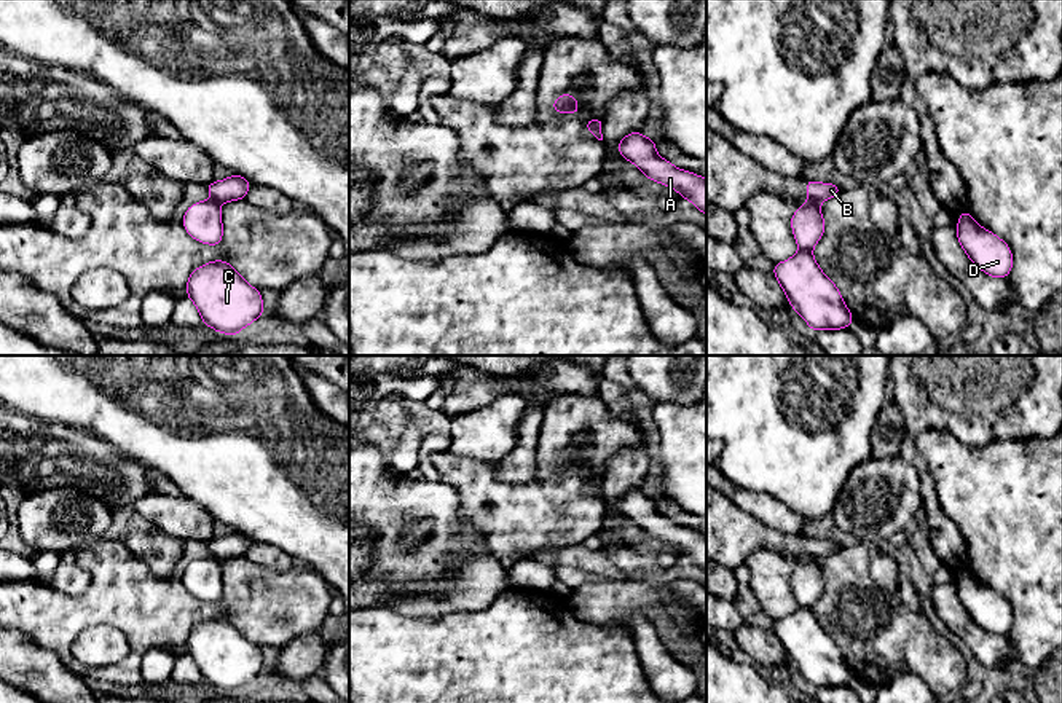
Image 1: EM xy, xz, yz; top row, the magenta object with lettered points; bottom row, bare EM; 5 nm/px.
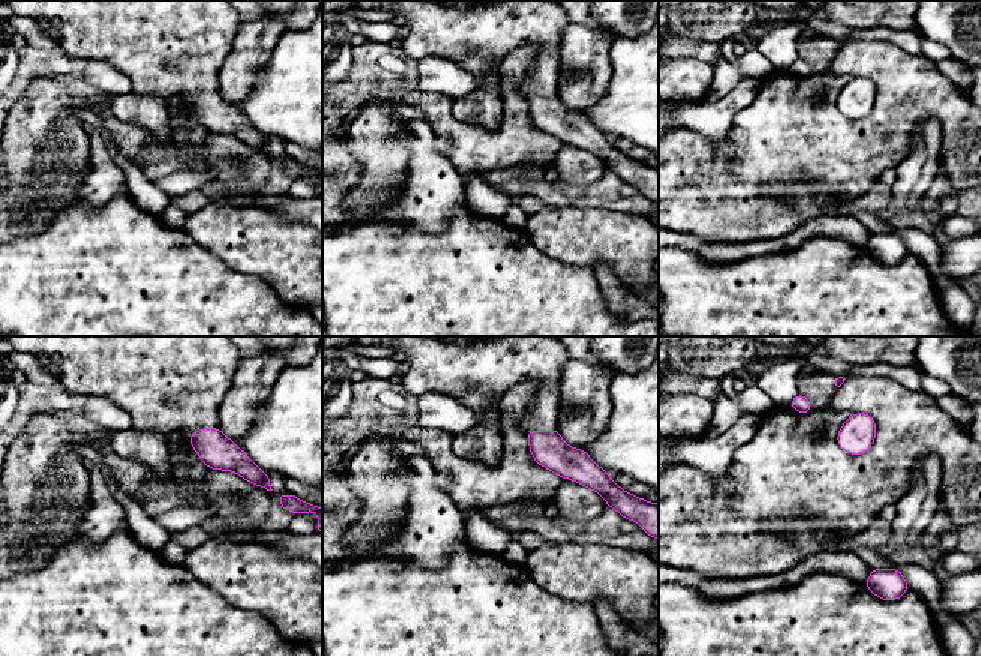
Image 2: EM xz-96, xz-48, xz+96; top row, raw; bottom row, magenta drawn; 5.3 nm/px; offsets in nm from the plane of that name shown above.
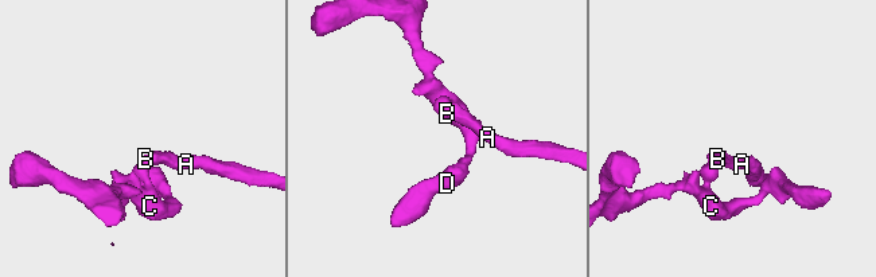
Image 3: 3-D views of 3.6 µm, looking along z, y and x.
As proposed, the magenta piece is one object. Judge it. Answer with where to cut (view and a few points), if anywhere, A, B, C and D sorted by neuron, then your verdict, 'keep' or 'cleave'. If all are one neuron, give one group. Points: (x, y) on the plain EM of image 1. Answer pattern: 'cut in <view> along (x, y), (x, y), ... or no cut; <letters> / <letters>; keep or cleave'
cut in yz along (809, 558), (818, 561); A B / C D; cleave

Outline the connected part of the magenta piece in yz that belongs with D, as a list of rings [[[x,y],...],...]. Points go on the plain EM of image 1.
[[[960,568],[957,595],[973,622],[992,634],[1008,634],[1014,615],[1008,601],[984,587],[966,568]]]

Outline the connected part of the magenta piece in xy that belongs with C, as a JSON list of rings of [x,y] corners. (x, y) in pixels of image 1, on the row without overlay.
[[[223,617],[193,628],[187,638],[187,654],[199,668],[203,681],[230,693],[238,693],[241,685],[265,670],[260,647]]]

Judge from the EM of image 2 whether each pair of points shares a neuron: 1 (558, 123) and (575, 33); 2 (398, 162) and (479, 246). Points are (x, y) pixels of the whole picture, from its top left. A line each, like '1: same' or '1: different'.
1: different
2: different

